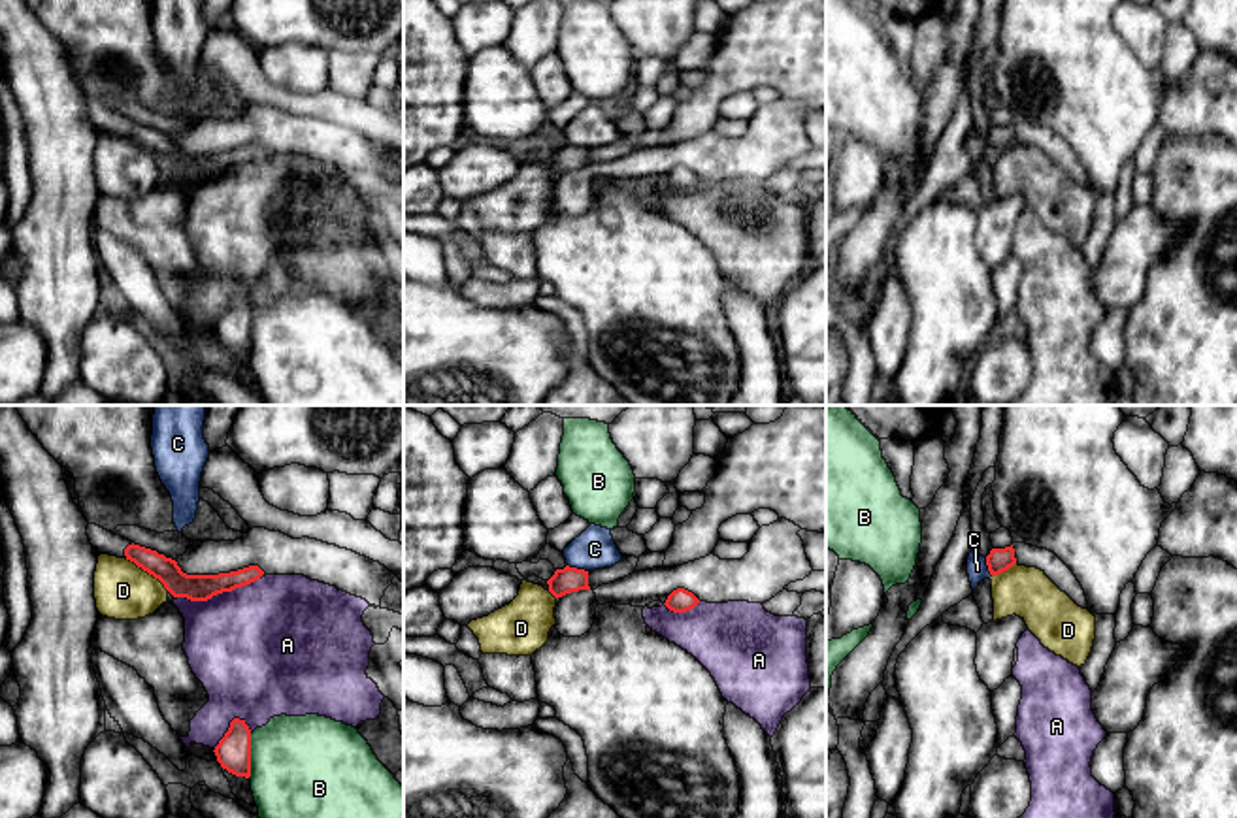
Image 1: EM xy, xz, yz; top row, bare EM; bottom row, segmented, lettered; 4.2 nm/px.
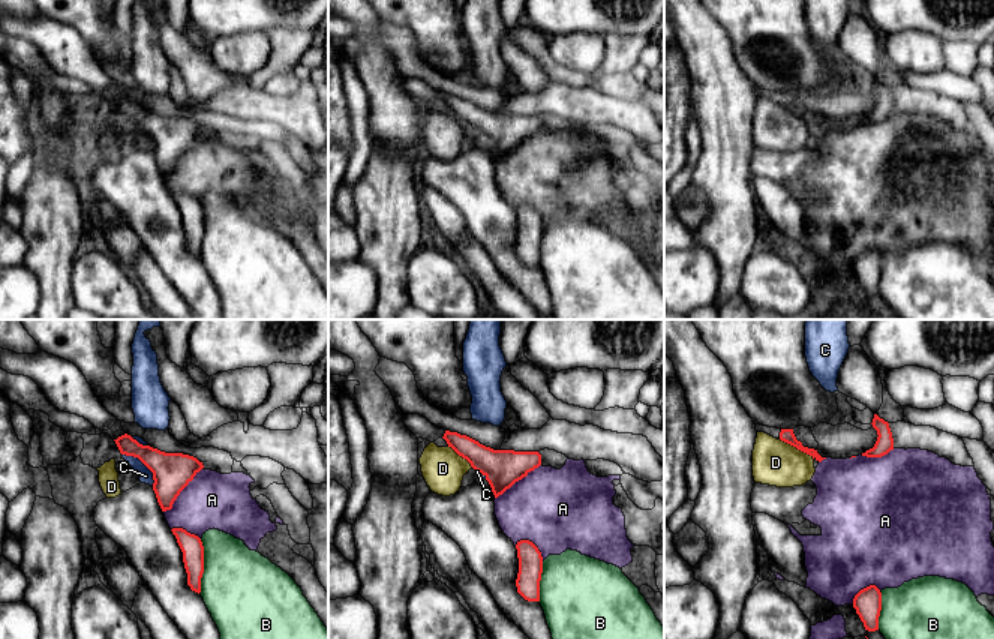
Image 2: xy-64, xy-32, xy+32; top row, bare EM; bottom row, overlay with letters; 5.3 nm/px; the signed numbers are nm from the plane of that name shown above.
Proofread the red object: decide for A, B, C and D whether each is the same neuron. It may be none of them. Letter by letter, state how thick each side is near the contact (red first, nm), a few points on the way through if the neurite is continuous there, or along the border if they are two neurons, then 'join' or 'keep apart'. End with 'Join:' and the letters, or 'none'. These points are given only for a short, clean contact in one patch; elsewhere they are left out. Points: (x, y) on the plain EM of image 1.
A: calibres 110 and 480 nm; keep apart
B: calibres 150 and 480 nm; keep apart
C: calibres 110 and 180 nm; keep apart
D: calibres 110 and 240 nm; keep apart
Join: none

